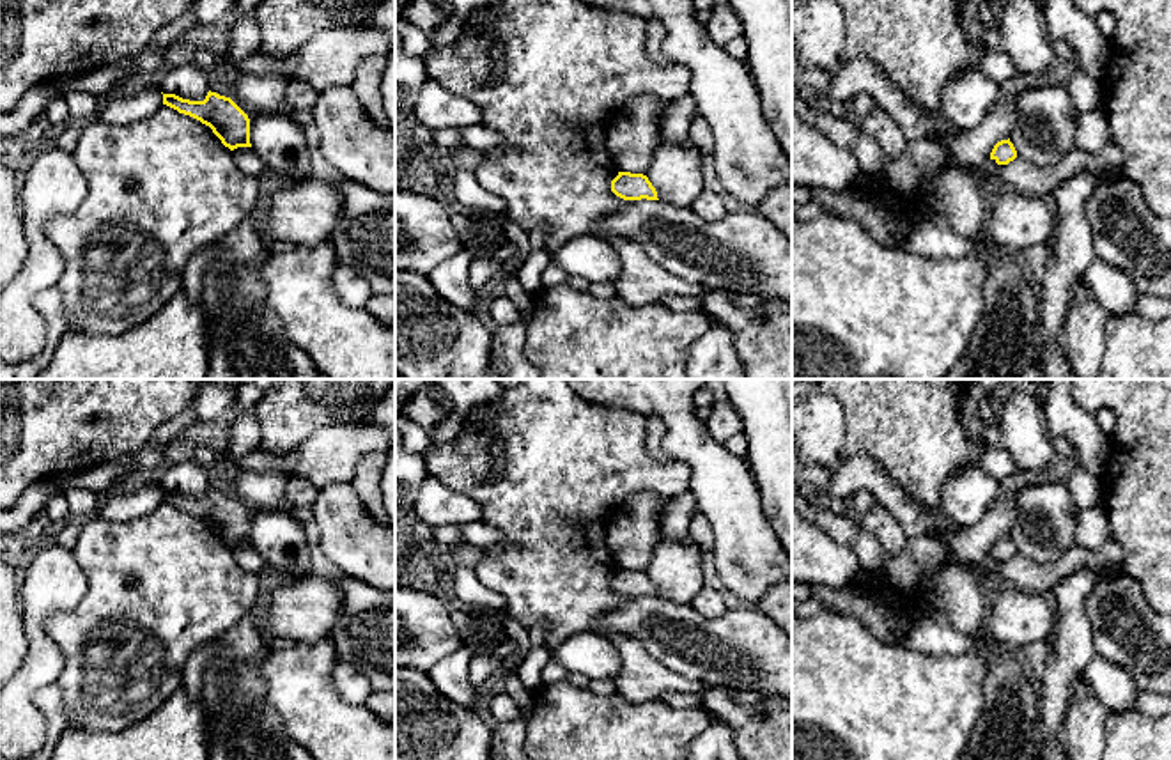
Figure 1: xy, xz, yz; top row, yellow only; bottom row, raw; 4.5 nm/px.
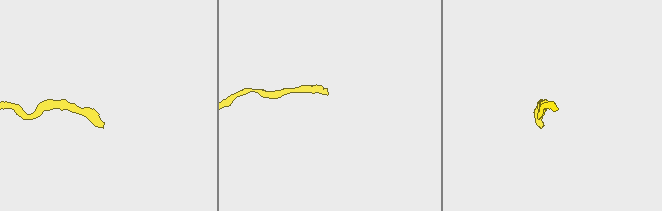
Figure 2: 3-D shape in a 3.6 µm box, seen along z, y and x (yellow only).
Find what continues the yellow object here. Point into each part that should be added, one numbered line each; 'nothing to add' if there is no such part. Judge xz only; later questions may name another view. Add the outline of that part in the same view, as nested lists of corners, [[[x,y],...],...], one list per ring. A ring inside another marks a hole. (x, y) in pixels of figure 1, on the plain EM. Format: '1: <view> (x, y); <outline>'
nothing to add

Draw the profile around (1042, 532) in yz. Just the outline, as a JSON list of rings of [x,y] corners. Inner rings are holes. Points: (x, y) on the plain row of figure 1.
[[[1020,477],[1012,484],[1017,517],[1010,530],[1017,553],[1036,563],[1051,563],[1075,546],[1077,505],[1066,484]]]

